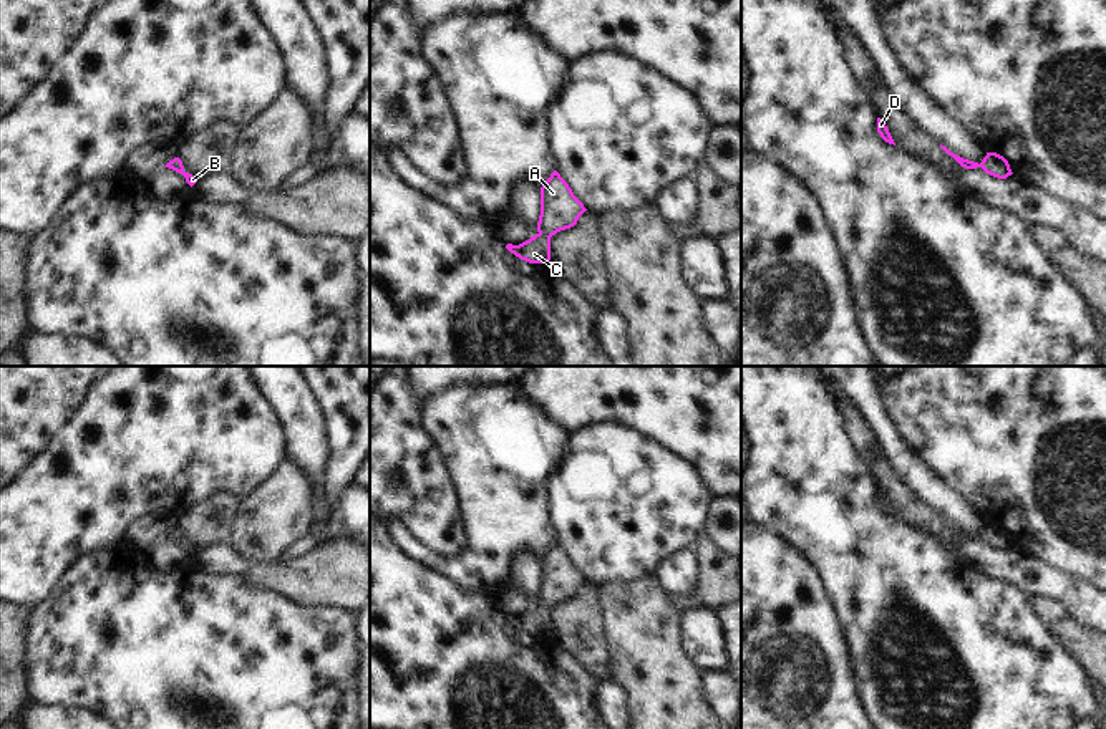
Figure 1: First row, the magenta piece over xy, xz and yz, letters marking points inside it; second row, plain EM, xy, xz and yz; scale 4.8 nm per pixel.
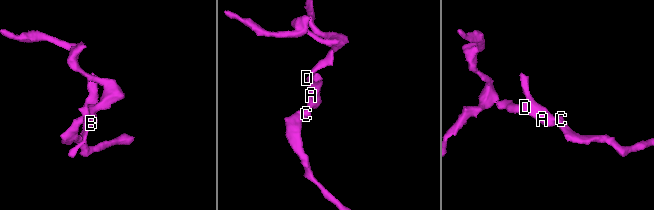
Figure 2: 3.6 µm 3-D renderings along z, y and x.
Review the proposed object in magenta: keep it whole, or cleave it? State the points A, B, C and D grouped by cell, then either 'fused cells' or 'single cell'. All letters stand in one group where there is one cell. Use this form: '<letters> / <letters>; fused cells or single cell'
A B C D; single cell

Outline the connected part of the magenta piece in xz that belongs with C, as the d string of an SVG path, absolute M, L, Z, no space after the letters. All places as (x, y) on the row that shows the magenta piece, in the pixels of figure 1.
M554 171L541 187L537 234L519 245L507 244L506 249L529 263L549 262L551 237L574 227L585 210L569 184Z

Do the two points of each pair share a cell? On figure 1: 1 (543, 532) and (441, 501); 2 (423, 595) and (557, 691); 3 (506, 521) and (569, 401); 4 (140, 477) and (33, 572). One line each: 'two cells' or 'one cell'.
1: two cells
2: one cell
3: two cells
4: one cell

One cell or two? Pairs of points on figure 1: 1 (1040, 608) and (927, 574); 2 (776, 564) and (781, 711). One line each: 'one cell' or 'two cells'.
1: two cells
2: one cell

